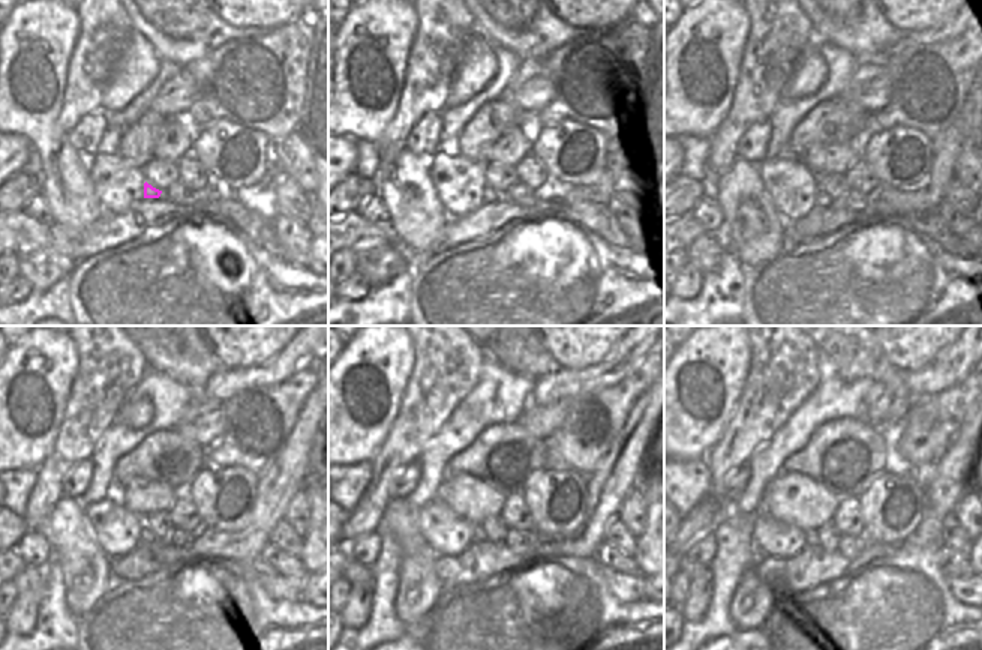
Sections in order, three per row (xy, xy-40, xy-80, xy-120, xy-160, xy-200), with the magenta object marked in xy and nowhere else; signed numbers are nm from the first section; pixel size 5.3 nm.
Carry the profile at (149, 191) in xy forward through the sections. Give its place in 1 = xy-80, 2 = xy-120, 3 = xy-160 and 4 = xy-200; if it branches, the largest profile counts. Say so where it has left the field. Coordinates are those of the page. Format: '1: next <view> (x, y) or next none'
1: next xy-80 (822, 200)
2: next xy-120 (147, 536)
3: next xy-160 (479, 536)
4: next xy-200 (811, 536)

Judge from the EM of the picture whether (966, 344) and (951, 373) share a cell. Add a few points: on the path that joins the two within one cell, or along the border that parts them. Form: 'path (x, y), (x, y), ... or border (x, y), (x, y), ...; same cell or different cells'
path (961, 352), (951, 365); same cell

